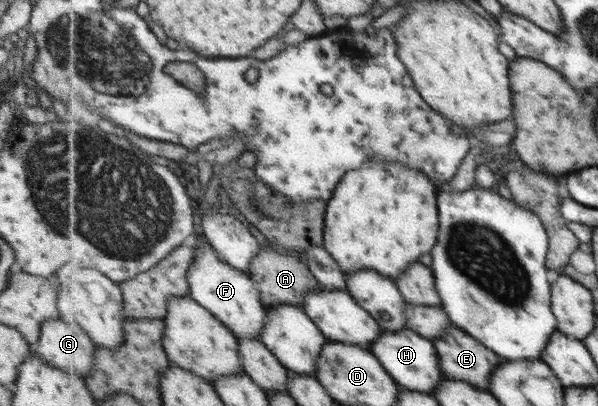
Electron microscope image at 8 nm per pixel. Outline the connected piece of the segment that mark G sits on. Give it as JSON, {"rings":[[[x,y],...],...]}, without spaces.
{"rings":[[[57,318],[40,324],[38,339],[32,348],[53,368],[87,374],[93,368],[97,344],[79,323],[66,323]]]}

